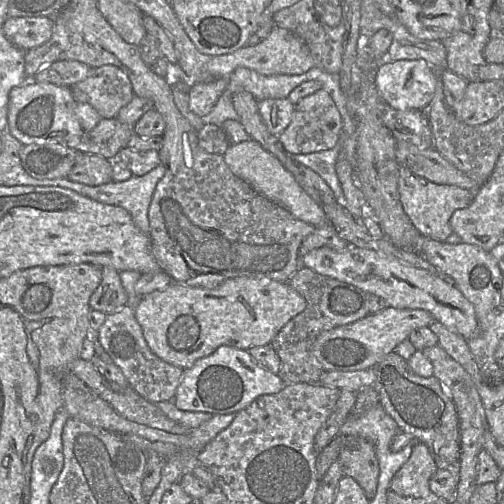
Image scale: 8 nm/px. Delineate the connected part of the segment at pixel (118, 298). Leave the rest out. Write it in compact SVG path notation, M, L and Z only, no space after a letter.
M112 267L102 268L102 280L89 299L93 310L112 314L128 303L127 293L120 279L120 272Z

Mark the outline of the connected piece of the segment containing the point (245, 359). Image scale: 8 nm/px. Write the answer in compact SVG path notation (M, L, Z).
M220 346L212 354L197 360L192 367L184 369L172 401L182 411L231 414L244 409L260 396L280 392L285 386L278 374L258 365L247 350Z

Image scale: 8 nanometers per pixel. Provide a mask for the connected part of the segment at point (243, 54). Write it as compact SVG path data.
M274 26L269 35L256 45L245 45L233 52L214 56L206 65L210 79L228 78L238 67L246 67L263 75L302 74L315 66L307 44L288 29Z

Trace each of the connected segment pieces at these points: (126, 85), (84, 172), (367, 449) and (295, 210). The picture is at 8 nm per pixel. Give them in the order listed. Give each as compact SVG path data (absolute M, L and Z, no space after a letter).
M105 65L94 69L89 77L73 85L71 92L76 101L90 104L102 119L116 118L120 109L130 103L134 97L128 75L119 67L113 65Z
M84 154L75 163L67 178L88 186L112 182L113 161L95 154Z
M348 435L342 437L342 446L337 459L344 476L353 478L363 489L368 500L377 491L379 464L374 445L366 438Z
M249 139L238 144L231 144L223 158L231 172L246 181L254 190L287 209L294 217L315 227L328 221L322 207L296 181L283 164L265 150L257 141Z

